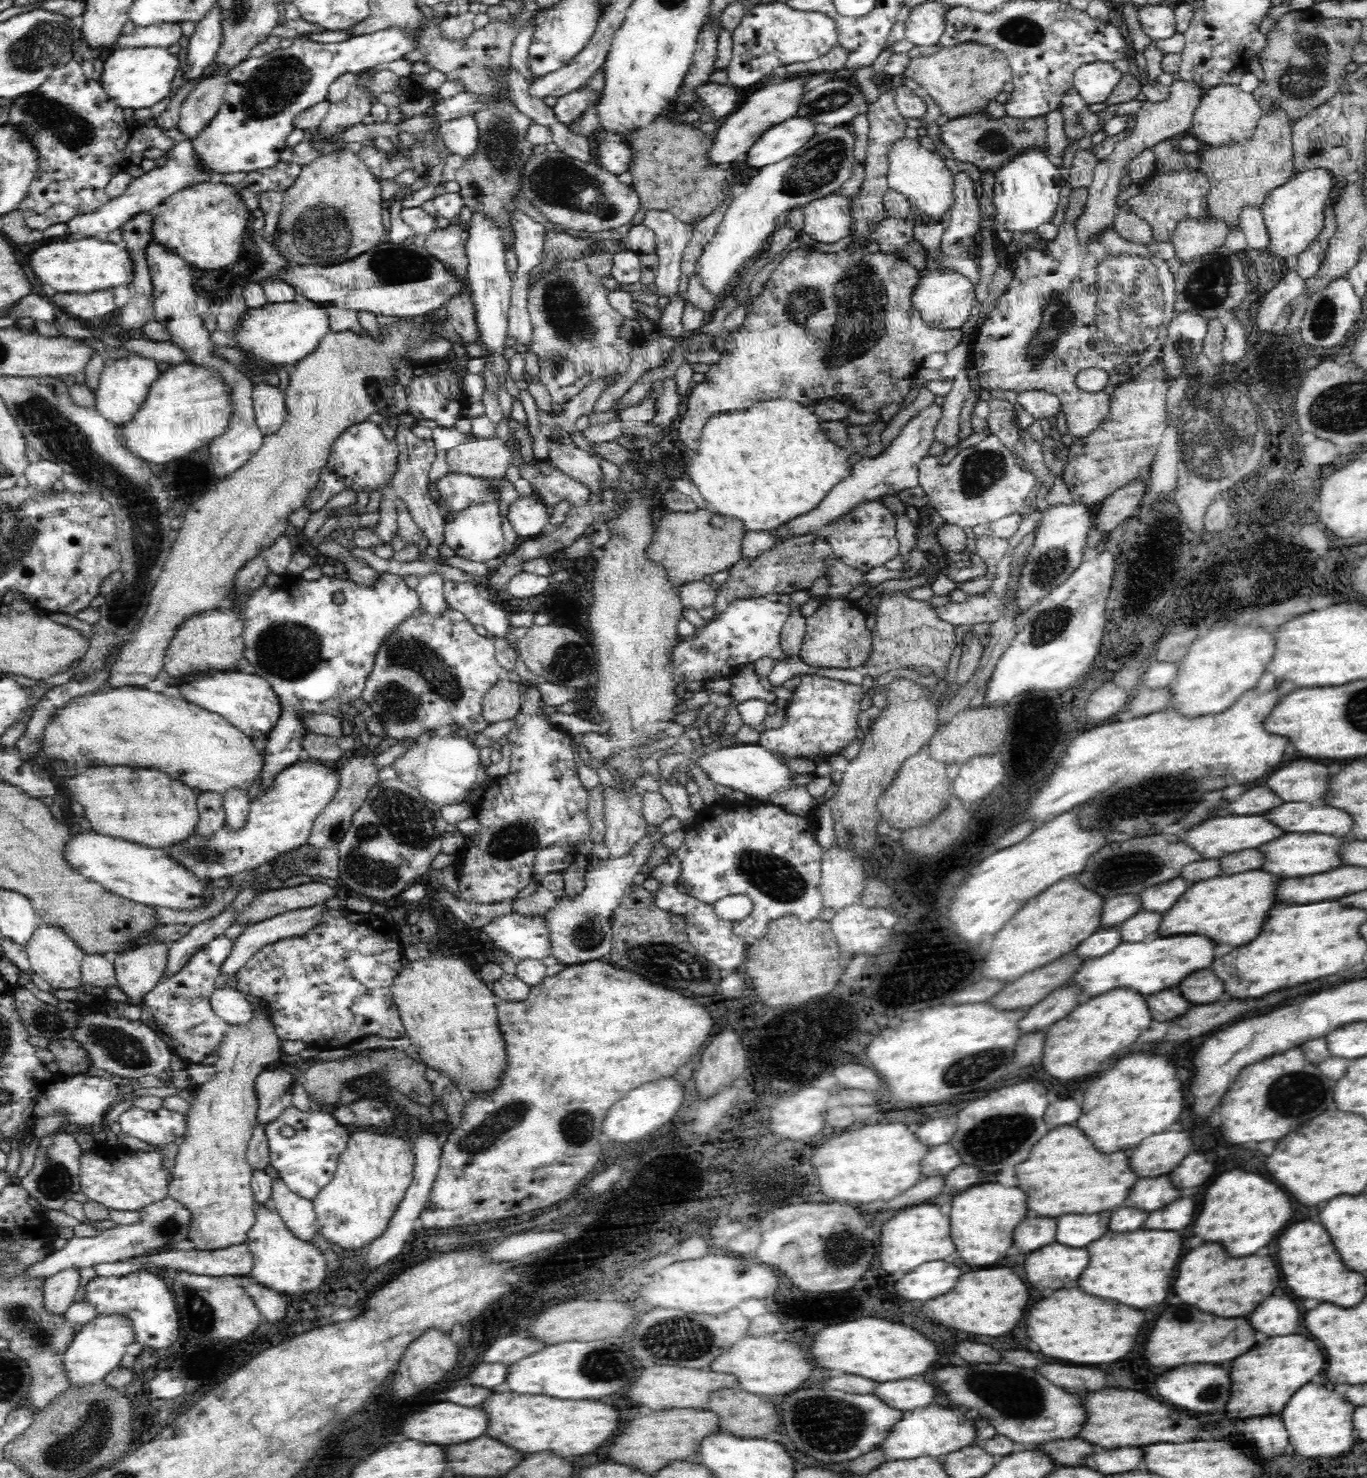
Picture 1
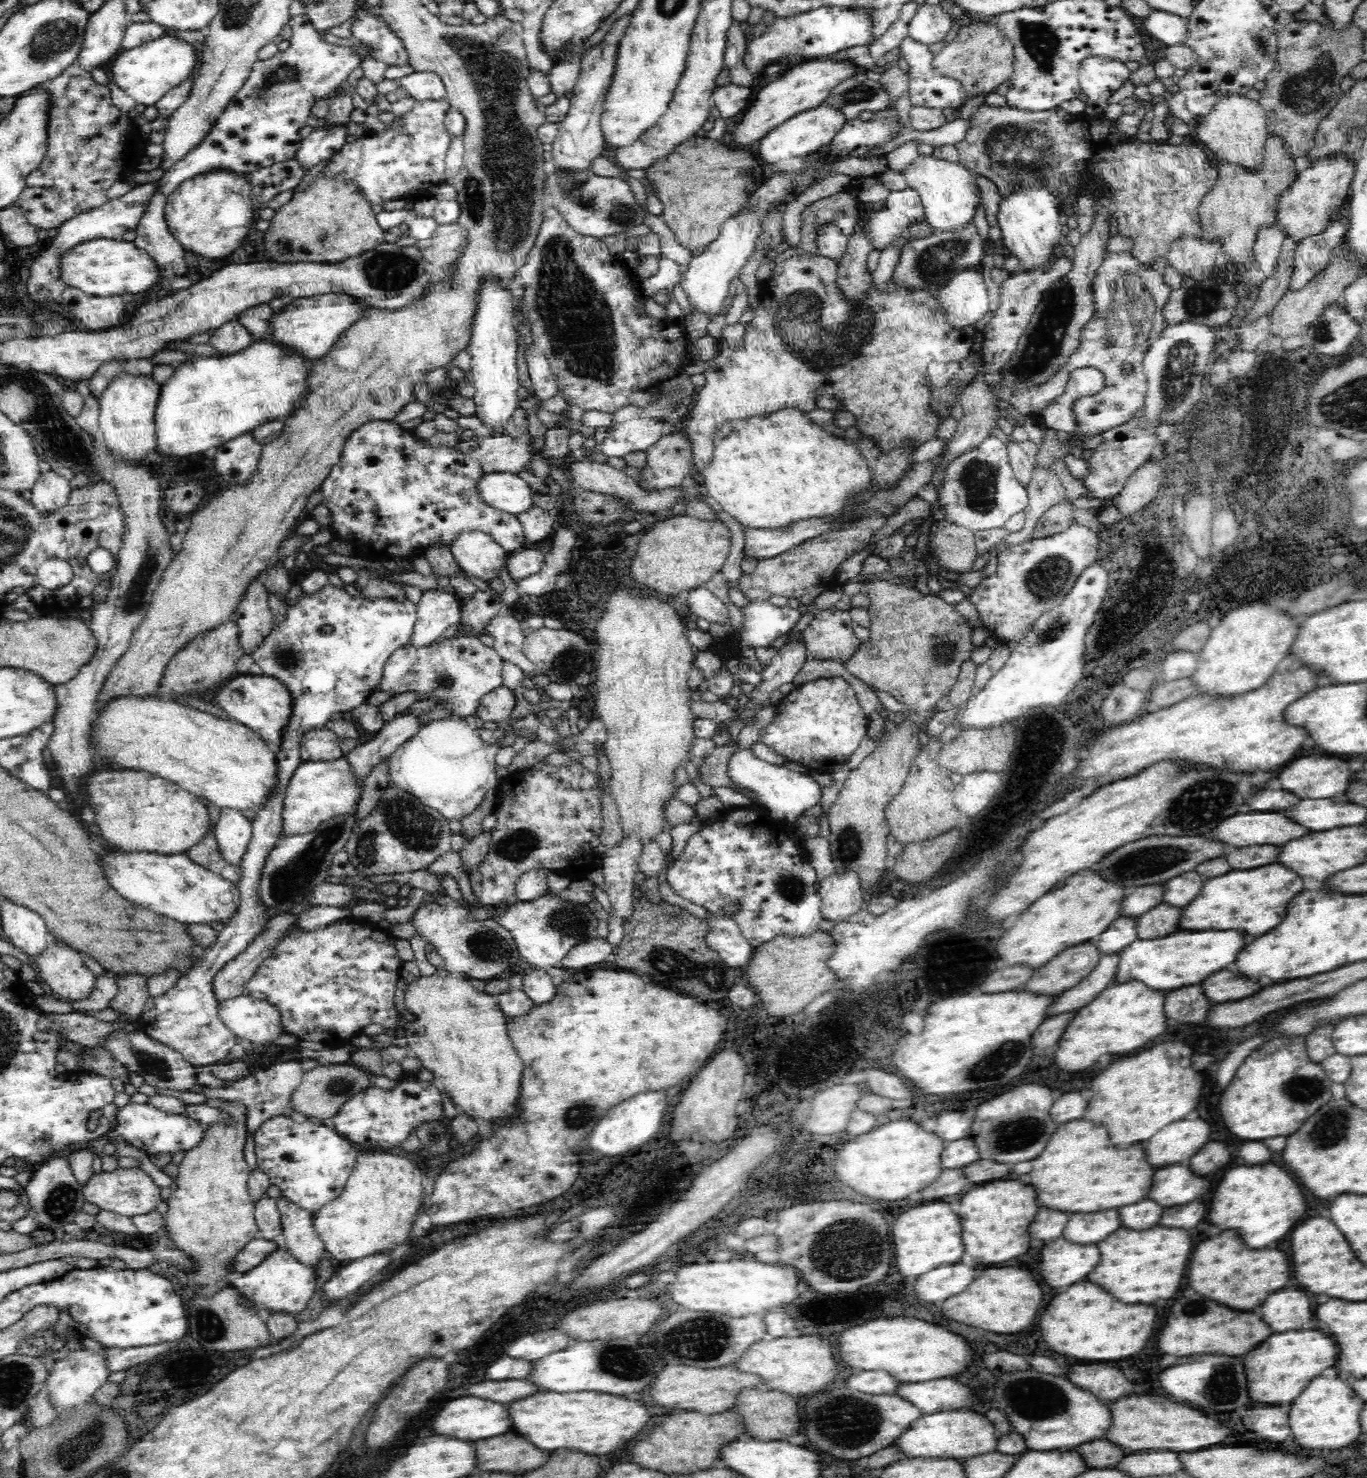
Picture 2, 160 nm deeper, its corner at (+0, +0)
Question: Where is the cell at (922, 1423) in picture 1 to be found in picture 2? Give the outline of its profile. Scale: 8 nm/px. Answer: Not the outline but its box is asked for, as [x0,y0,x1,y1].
[894,1410,999,1458]

